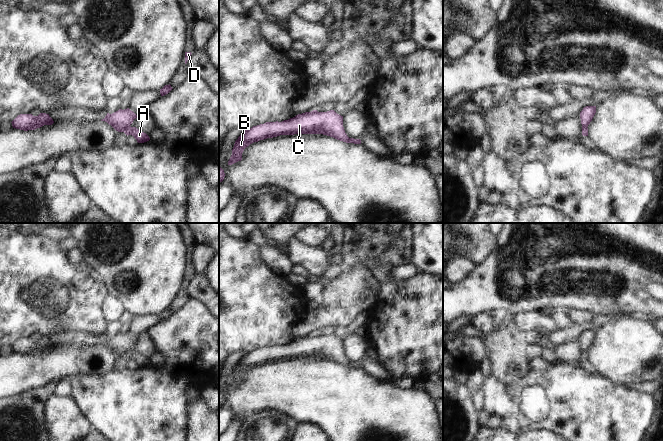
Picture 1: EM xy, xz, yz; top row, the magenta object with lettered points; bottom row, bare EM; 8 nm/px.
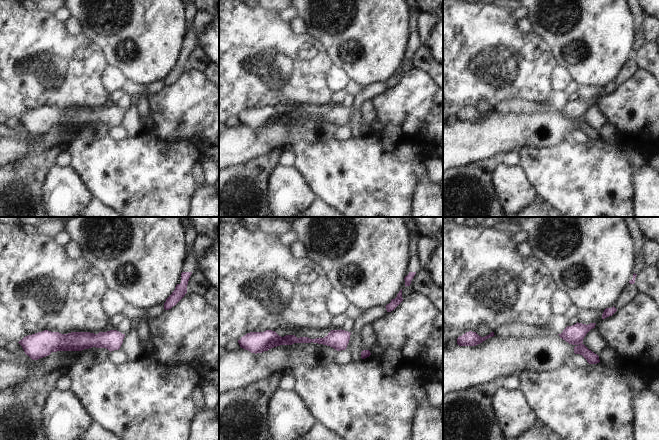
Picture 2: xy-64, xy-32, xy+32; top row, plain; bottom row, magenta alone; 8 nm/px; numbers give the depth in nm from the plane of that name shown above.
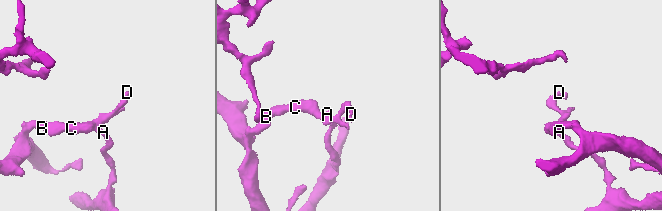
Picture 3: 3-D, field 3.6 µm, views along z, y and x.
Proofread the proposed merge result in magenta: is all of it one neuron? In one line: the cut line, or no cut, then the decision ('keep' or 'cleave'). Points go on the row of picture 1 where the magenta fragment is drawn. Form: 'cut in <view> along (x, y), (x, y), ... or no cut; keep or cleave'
cut in xy along (129, 125), (123, 131); cleave

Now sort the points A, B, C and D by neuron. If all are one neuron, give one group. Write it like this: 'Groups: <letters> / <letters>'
Groups: A / B C D

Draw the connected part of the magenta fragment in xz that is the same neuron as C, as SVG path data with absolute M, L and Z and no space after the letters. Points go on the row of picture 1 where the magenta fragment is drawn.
M313 110L282 122L266 122L245 130L235 141L228 165L241 161L244 149L254 142L294 134L323 134L346 143L352 143L351 138L345 133L343 116L334 110L327 112Z

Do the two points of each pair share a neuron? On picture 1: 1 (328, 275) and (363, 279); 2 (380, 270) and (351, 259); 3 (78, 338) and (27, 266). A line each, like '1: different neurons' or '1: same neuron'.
1: different neurons
2: same neuron
3: different neurons

